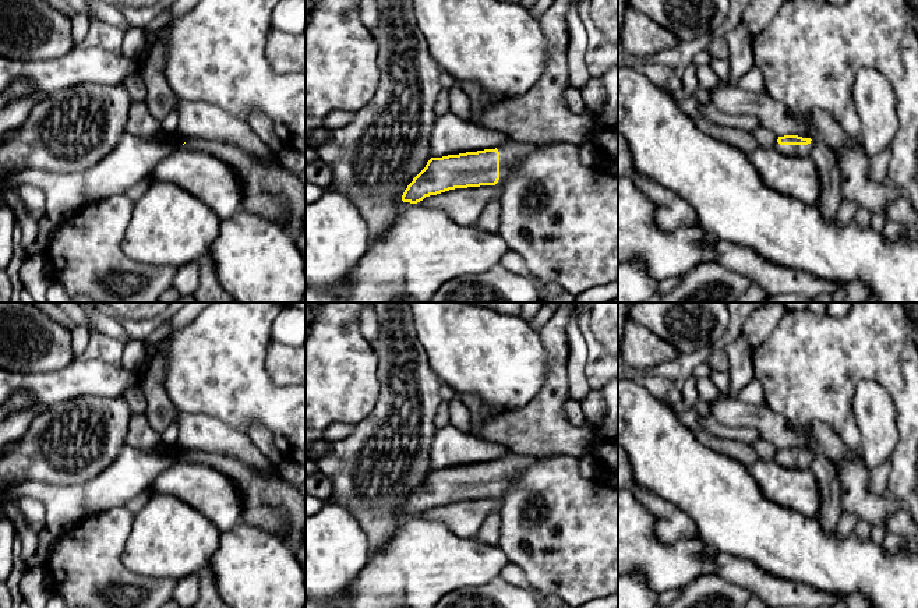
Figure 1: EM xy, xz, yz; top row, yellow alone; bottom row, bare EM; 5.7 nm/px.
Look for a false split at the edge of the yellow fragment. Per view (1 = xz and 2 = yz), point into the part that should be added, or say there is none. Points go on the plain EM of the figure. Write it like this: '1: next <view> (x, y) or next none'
1: next xz (511, 466)
2: next yz (802, 463)

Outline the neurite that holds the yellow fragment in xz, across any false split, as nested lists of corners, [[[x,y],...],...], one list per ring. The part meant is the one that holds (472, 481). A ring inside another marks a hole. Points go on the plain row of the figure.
[[[509,452],[495,462],[431,470],[402,508],[403,515],[417,516],[426,509],[455,501],[502,498],[522,471],[548,456],[519,456]]]

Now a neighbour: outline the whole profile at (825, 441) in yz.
[[[813,421],[811,425],[813,455],[822,453],[832,460],[855,459],[857,450],[848,448],[830,425],[822,421]]]

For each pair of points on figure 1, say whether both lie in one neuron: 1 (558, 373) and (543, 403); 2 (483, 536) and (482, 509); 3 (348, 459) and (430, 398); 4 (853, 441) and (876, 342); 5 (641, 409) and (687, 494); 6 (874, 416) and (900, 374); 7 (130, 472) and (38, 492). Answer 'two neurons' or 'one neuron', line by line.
1: one neuron
2: two neurons
3: one neuron
4: one neuron
5: one neuron
6: two neurons
7: one neuron

